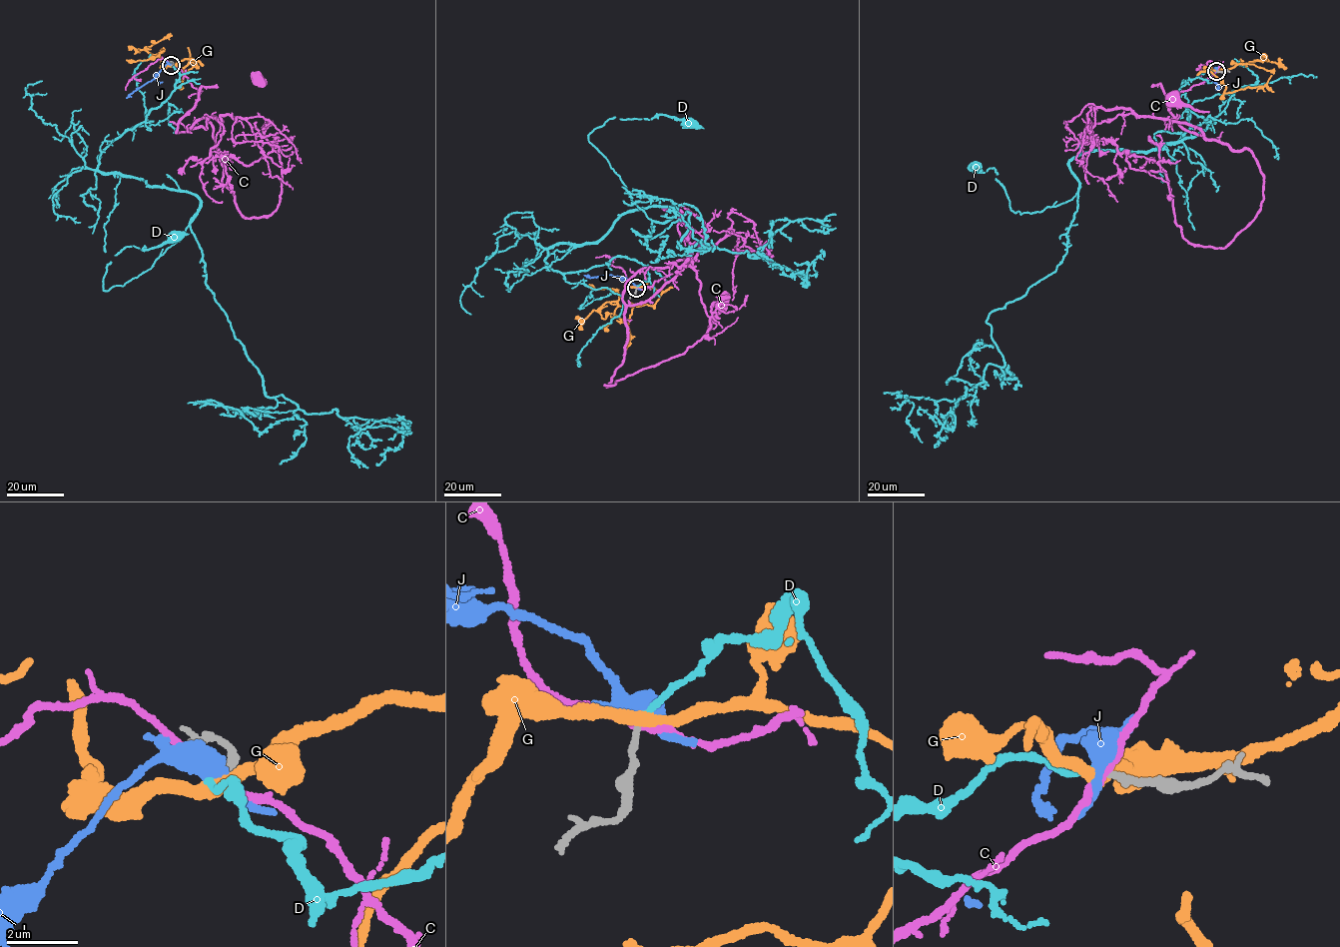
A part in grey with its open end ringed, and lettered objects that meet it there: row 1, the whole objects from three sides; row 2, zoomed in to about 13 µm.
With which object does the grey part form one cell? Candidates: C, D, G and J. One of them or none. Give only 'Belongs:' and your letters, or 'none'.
Belongs: D

